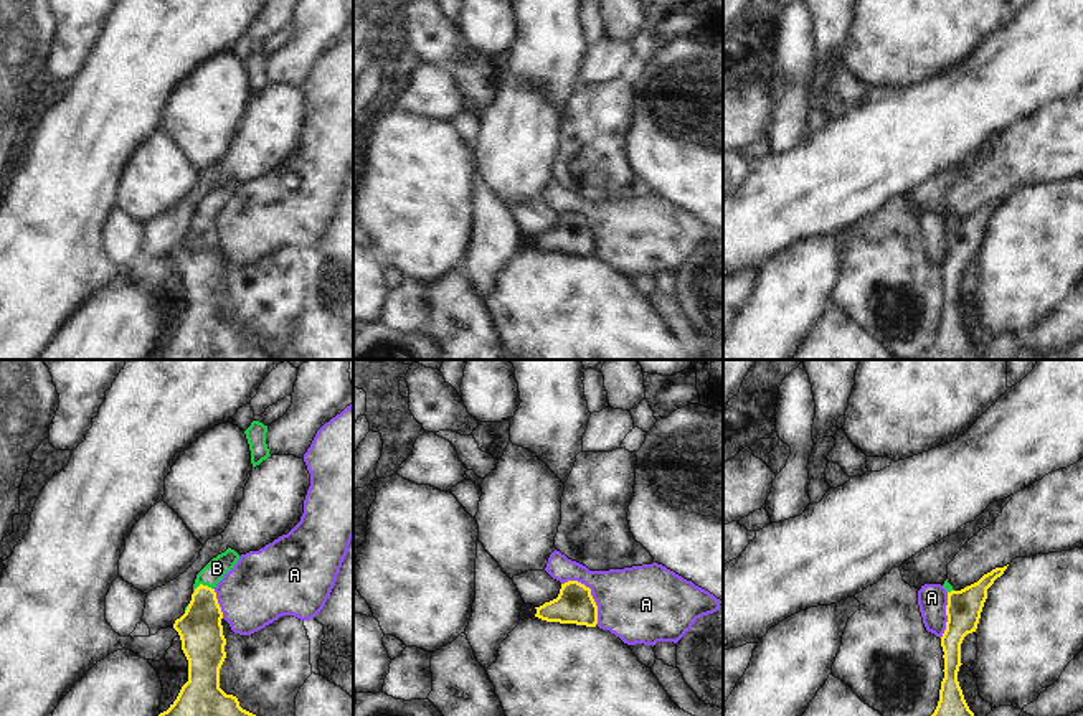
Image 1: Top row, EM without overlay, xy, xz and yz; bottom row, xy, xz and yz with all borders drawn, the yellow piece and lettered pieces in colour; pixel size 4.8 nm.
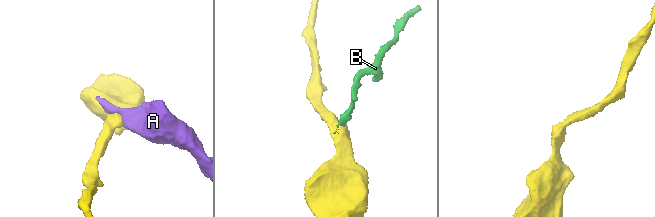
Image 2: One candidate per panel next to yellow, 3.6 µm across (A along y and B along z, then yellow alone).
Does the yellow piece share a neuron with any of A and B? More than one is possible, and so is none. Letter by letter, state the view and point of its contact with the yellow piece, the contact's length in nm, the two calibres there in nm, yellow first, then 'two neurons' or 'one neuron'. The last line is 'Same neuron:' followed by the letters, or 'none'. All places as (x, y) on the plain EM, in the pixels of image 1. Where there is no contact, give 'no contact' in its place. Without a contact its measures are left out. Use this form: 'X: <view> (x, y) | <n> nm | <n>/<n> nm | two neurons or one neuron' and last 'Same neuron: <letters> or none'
A: xz (590, 223) | 260 nm | 190/380 nm | two neurons
B: xy (202, 215) | 110 nm | 220/100 nm | one neuron
Same neuron: B

